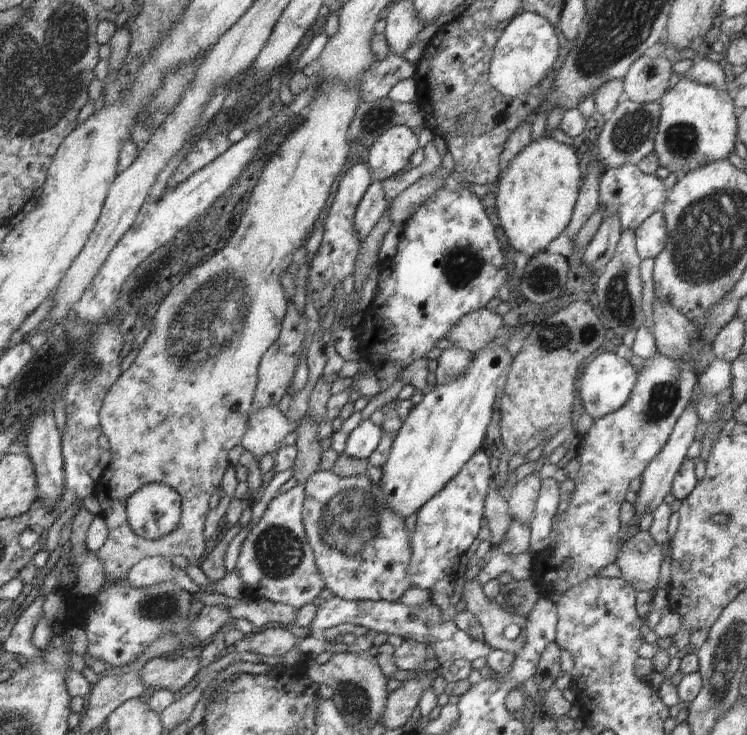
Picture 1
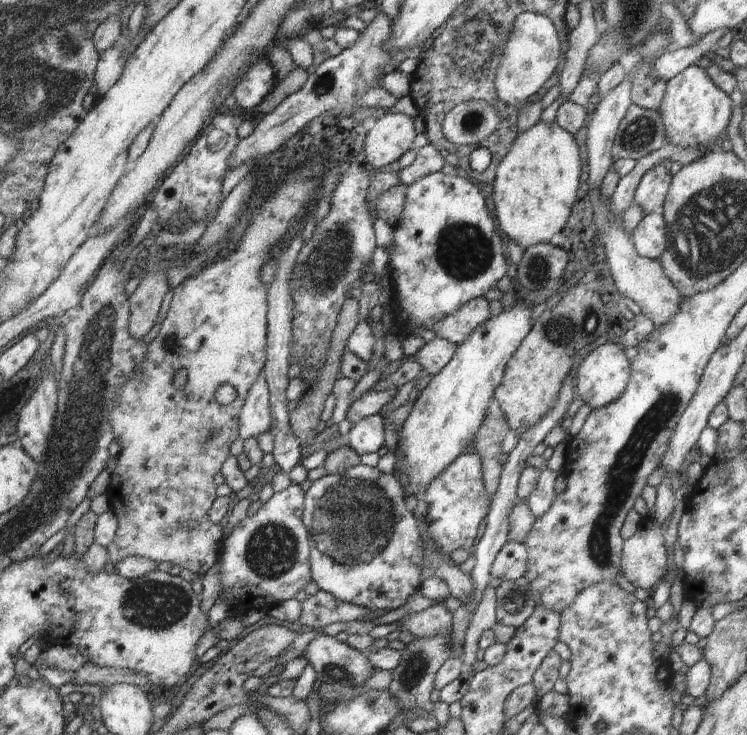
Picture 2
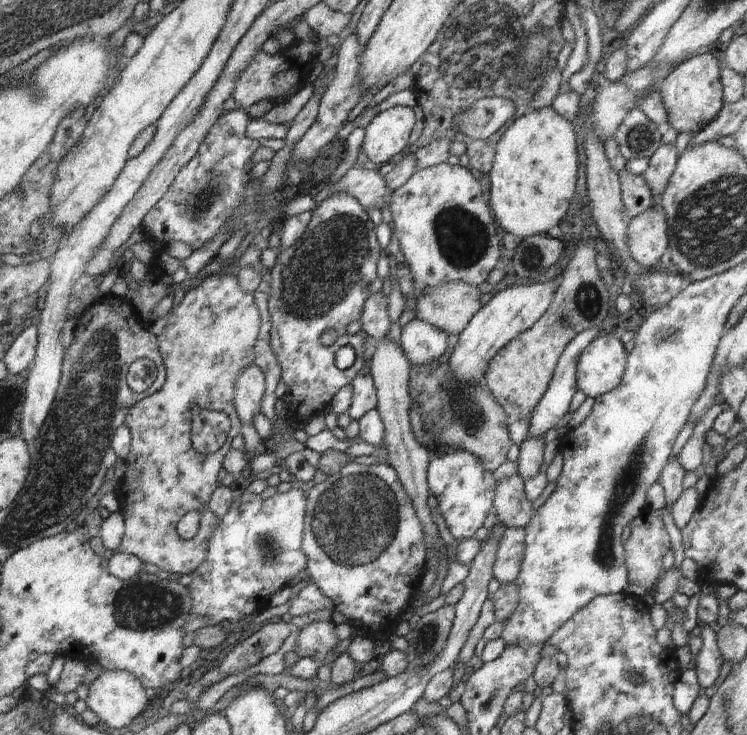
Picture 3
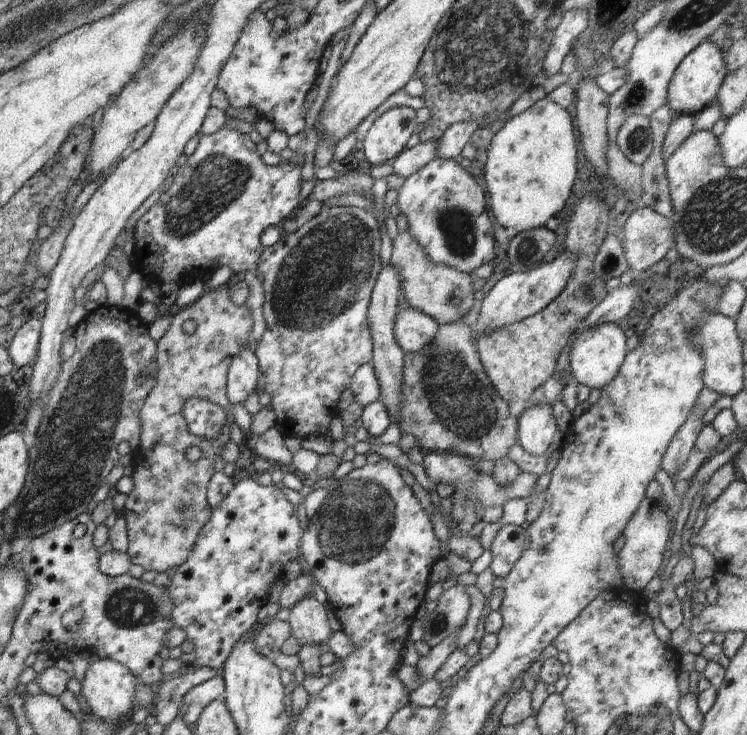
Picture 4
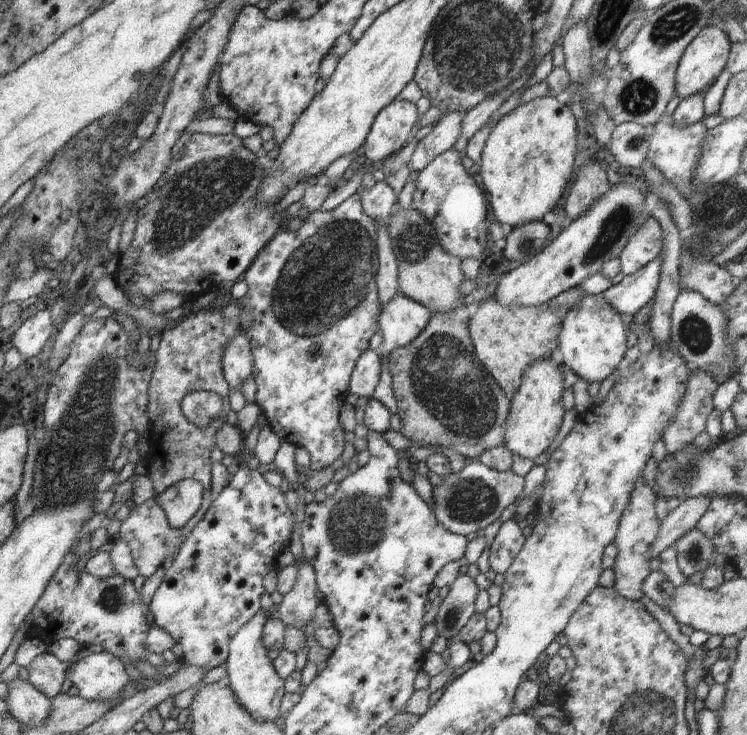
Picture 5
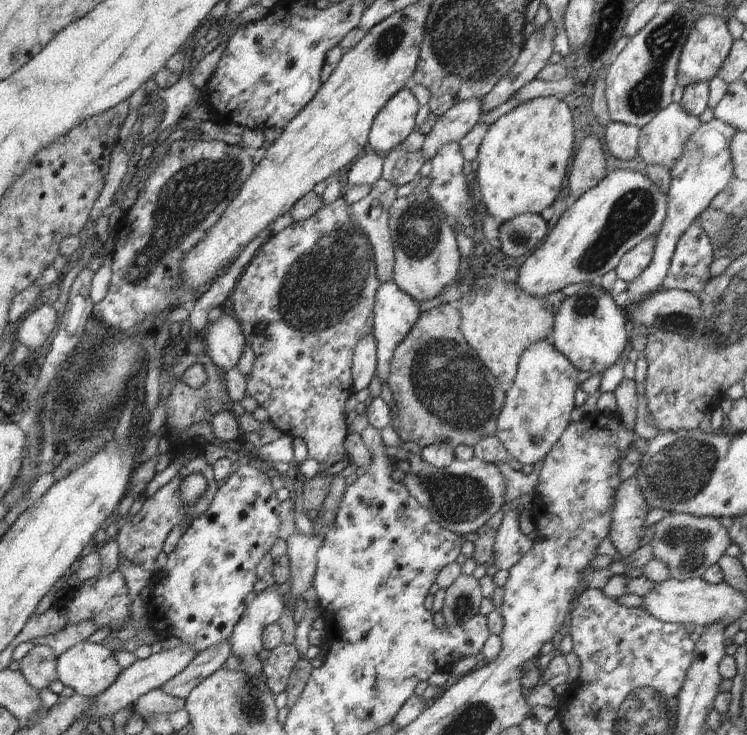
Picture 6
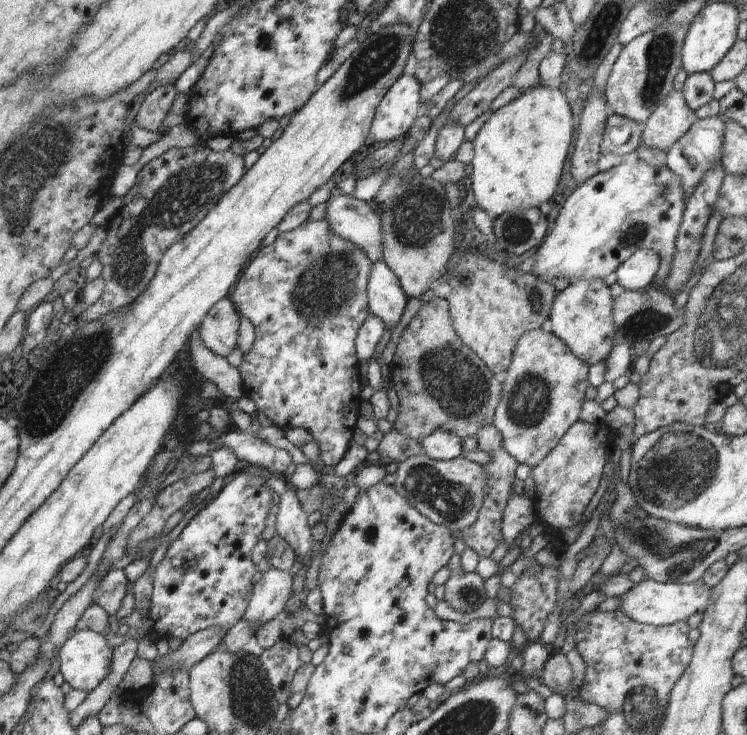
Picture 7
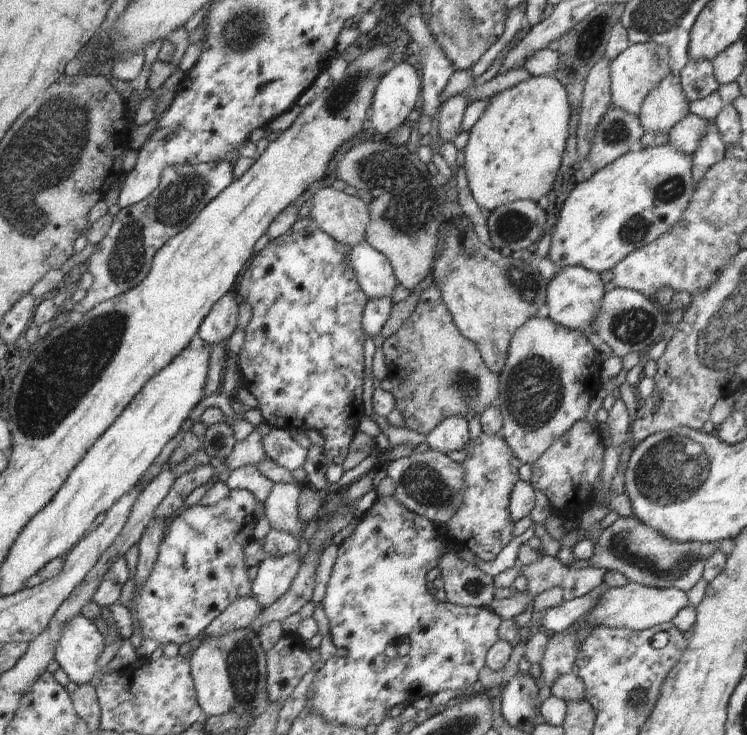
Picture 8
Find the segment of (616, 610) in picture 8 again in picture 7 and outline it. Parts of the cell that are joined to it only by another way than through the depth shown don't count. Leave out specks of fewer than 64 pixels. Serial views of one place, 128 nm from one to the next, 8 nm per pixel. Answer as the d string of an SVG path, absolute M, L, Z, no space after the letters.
M647 579L640 584L635 584L634 588L619 596L619 610L622 610L628 618L642 624L671 625L678 621L684 622L695 613L703 613L710 600L710 594L712 594L712 587L704 584L702 579L690 584L662 583Z

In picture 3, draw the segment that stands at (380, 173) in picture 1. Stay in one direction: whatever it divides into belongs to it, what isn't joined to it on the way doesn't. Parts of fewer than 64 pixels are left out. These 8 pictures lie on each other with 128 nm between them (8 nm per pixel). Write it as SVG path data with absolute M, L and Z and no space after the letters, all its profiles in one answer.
M405 106L381 110L365 128L362 150L375 164L388 163L408 146L416 121L412 109Z

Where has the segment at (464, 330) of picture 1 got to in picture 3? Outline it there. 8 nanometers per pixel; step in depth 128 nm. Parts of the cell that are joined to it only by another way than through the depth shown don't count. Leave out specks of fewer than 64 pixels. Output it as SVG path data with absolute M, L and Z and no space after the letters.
M446 282L417 300L416 318L436 326L447 335L458 335L480 312L484 304L482 298L477 286L466 282Z

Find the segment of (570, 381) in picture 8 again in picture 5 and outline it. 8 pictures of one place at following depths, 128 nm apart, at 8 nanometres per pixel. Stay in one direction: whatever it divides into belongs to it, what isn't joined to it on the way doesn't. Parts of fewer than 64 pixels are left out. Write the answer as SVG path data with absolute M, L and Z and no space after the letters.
M551 358L534 360L530 368L526 368L522 376L522 384L511 398L510 416L505 424L505 447L513 454L522 458L534 460L544 450L550 448L550 444L556 438L562 424L566 410L562 406L562 392L564 392L564 374L558 364L554 364Z

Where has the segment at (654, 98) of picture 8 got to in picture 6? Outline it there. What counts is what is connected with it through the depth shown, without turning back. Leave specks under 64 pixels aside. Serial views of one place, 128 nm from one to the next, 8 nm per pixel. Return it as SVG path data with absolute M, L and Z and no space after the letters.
M671 102L652 122L640 129L639 160L648 166L656 164L671 171L700 125L698 117L684 112L680 103Z

